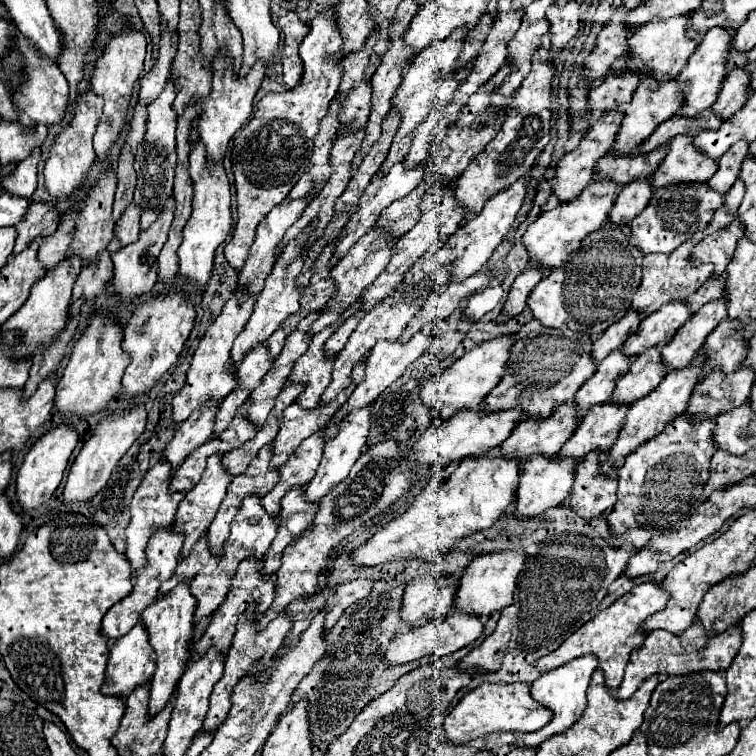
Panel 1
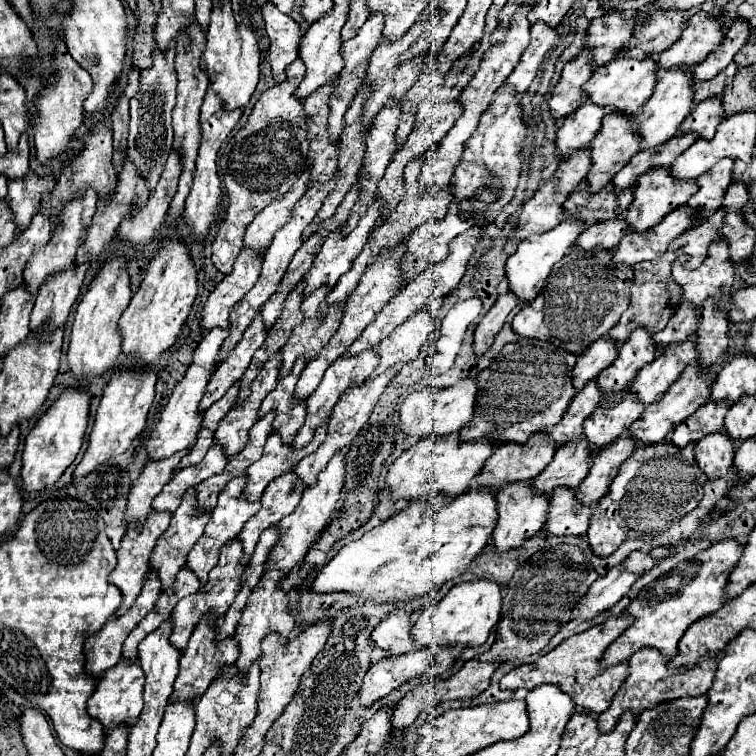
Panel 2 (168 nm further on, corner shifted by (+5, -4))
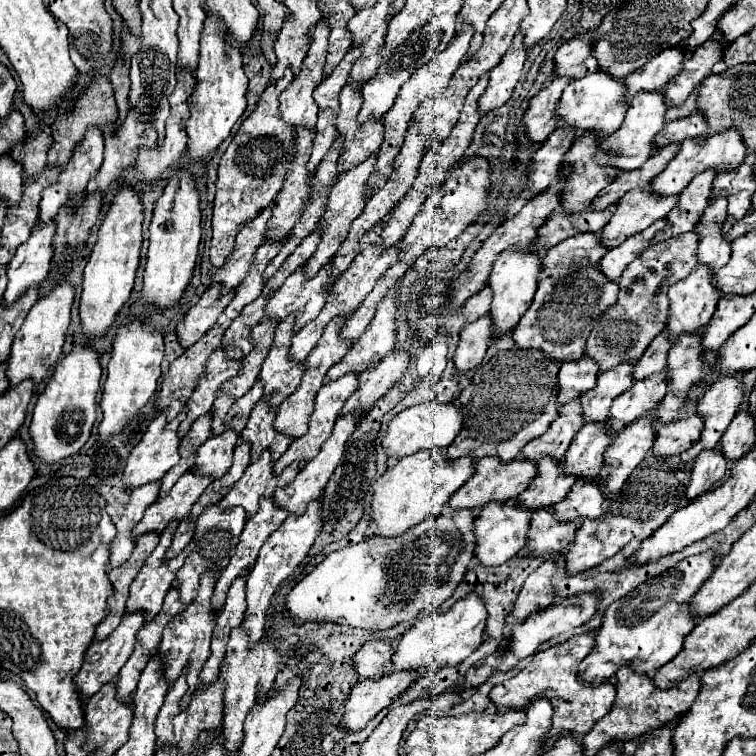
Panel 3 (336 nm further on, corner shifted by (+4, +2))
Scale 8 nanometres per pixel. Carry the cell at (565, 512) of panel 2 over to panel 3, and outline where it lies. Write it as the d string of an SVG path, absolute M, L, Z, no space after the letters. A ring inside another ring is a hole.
M540 507L530 521L530 555L564 551L574 541L578 525L574 521L558 521L554 507Z

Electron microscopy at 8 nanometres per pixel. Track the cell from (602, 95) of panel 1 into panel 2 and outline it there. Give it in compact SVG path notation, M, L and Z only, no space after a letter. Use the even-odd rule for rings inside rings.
M587 103L587 105L581 105L569 117L565 117L561 129L557 131L555 157L563 161L573 151L589 145L589 141L595 137L595 133L601 127L603 115L605 115L605 109L599 109L597 105Z

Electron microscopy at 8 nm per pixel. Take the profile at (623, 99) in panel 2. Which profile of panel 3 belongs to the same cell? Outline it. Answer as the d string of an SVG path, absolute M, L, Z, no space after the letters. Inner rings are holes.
M608 71L590 73L582 79L572 81L564 89L556 113L562 117L564 125L570 125L570 127L576 127L576 129L582 129L582 131L594 131L596 137L602 139L602 137L614 133L626 117L626 111L630 107L626 103L626 89L628 87L624 85L624 81L616 79Z

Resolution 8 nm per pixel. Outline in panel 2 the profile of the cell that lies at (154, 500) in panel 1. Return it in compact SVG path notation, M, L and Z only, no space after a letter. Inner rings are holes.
M153 511L149 515L149 519L145 521L145 525L129 529L125 533L125 537L121 541L121 547L117 549L117 567L109 575L109 583L115 585L123 595L123 601L121 601L119 609L115 611L115 617L121 617L125 611L129 611L129 607L137 599L137 595L139 595L139 591L143 587L143 581L147 577L147 571L149 571L149 557L151 557L153 545L157 543L157 537L161 537L161 533L165 533L165 529L169 527L169 519L171 519L169 513L155 513Z

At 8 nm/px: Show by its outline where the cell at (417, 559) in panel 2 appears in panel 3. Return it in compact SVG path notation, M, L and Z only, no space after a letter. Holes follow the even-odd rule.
M456 509L446 515L434 515L424 523L412 527L404 535L398 537L382 537L372 535L356 545L348 545L344 549L332 551L326 555L322 563L318 563L312 573L308 573L290 593L284 605L284 611L294 623L302 621L336 621L346 623L350 627L374 629L382 631L394 627L396 623L410 621L420 611L438 611L440 605L452 595L454 587L460 583L462 575L468 569L470 559L476 549L474 535L474 511L472 509Z

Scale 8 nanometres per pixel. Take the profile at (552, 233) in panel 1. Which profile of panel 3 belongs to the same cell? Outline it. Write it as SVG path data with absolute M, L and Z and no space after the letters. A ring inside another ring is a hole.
M528 247L526 251L506 249L498 255L498 259L492 267L492 273L488 277L488 285L494 293L494 299L492 299L492 305L490 305L490 315L494 319L494 333L492 333L494 337L498 337L498 335L506 333L508 329L516 327L518 319L530 309L534 293L538 289L540 273L544 269L542 259L544 259L544 255L534 247Z

